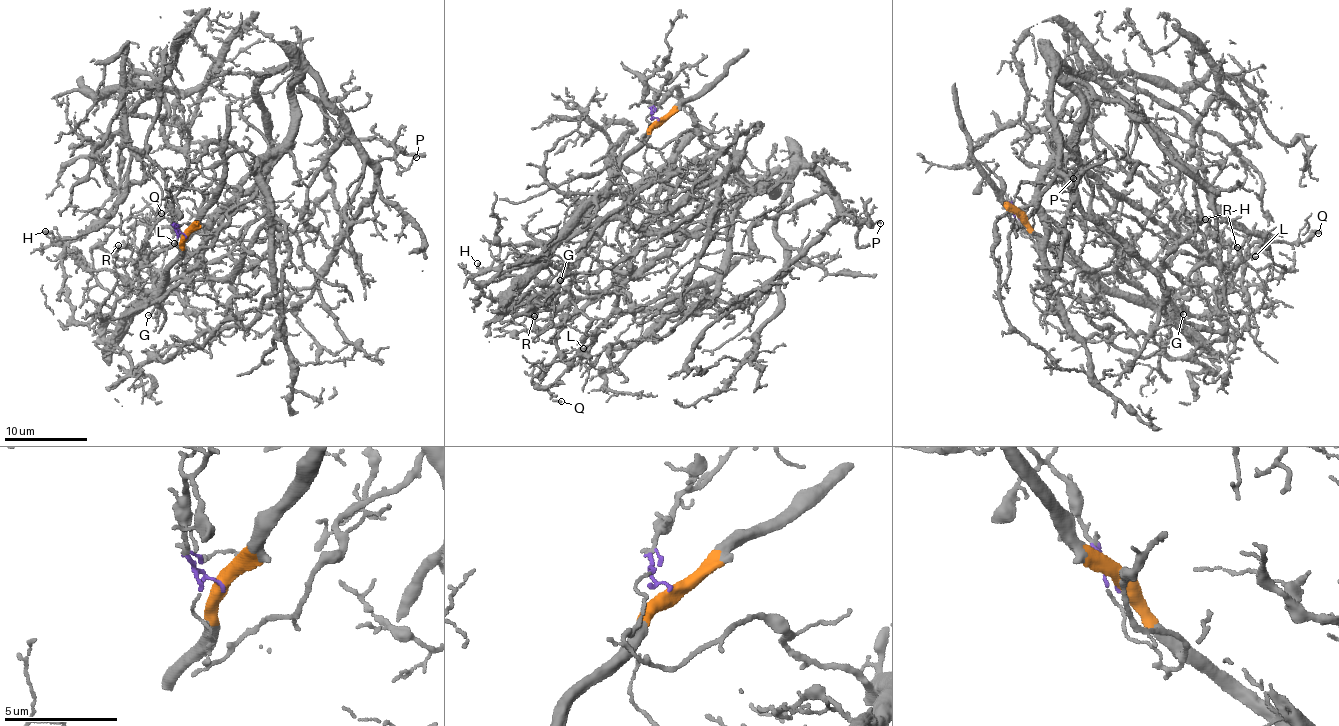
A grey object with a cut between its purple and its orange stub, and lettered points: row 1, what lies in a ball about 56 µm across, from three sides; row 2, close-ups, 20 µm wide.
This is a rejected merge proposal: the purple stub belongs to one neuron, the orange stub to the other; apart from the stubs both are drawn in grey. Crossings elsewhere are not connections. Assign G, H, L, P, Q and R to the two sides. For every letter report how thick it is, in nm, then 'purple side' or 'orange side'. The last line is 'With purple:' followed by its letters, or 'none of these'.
G: 110 nm thick; orange side
H: 150 nm thick; orange side
L: 180 nm thick; orange side
P: 130 nm thick; purple side
Q: 120 nm thick; orange side
R: 100 nm thick; purple side
With purple: P, R

